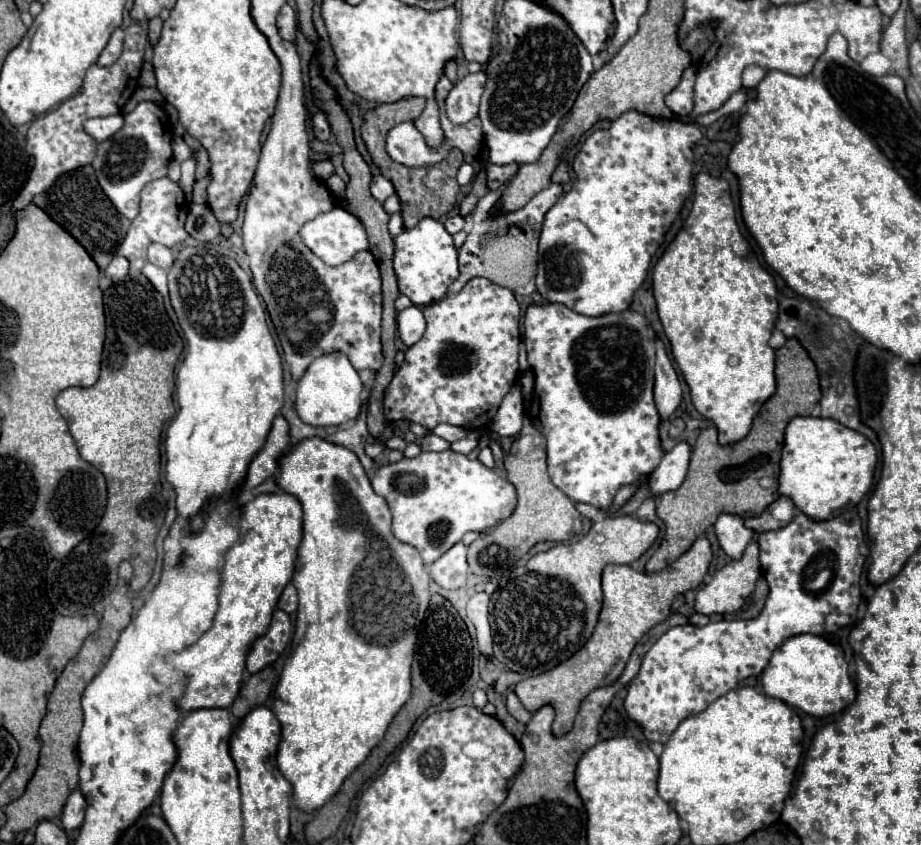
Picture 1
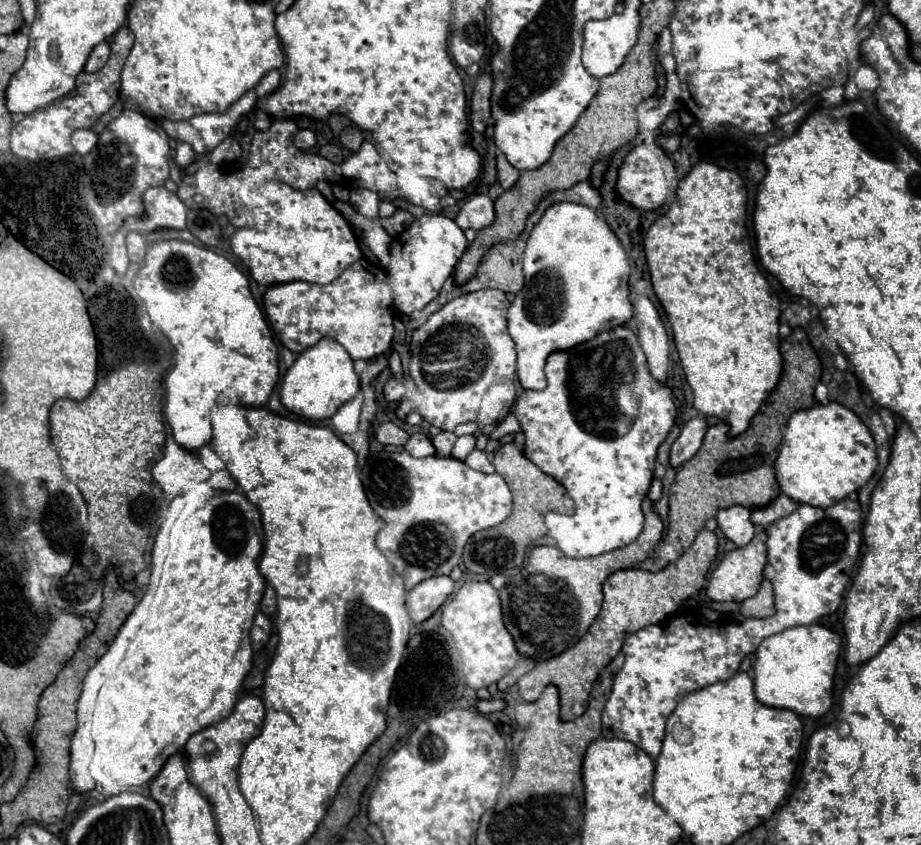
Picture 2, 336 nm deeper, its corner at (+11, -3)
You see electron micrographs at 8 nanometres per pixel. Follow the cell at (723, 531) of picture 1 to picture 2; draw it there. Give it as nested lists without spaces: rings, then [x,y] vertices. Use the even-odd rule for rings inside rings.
[[[734,505],[734,507],[718,511],[716,521],[724,537],[738,547],[746,545],[754,535],[754,525],[750,523],[750,511],[742,505]]]

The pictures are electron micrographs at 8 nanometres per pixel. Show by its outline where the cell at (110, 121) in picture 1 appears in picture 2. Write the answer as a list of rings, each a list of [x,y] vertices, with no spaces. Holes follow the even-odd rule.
[[[76,129],[72,133],[72,145],[80,155],[86,155],[98,143],[98,139],[98,133],[94,133],[92,129]]]

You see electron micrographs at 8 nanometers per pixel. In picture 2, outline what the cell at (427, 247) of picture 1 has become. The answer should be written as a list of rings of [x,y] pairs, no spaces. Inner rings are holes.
[[[434,213],[414,219],[412,225],[406,227],[392,245],[390,279],[396,309],[404,315],[410,315],[412,311],[422,309],[426,303],[436,299],[444,281],[448,279],[448,275],[452,275],[466,245],[468,243],[462,229],[452,219]]]

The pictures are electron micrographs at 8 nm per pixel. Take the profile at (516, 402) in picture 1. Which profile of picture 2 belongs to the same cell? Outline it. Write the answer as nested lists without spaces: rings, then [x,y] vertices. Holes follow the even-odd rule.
[[[502,381],[502,383],[494,383],[480,405],[480,415],[478,415],[478,423],[482,425],[494,425],[498,421],[502,421],[506,417],[506,413],[512,409],[514,403],[514,385],[512,381]]]

